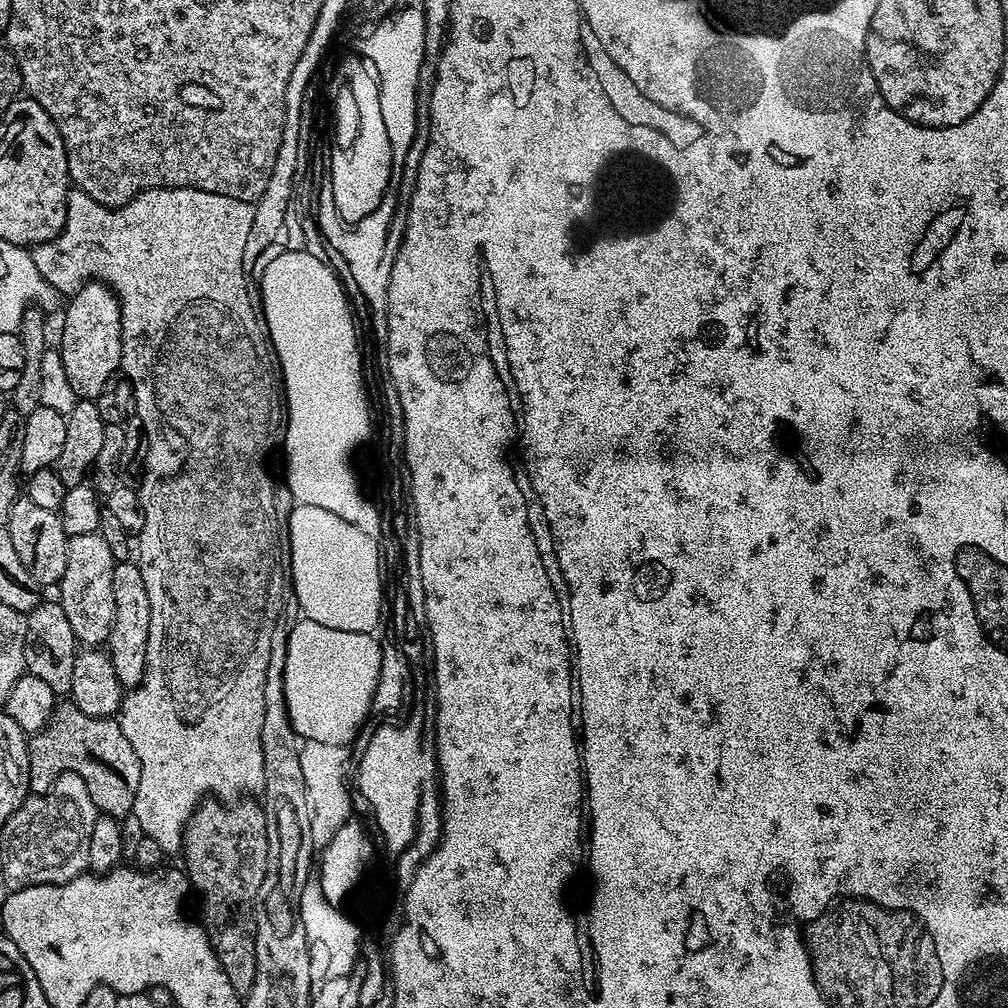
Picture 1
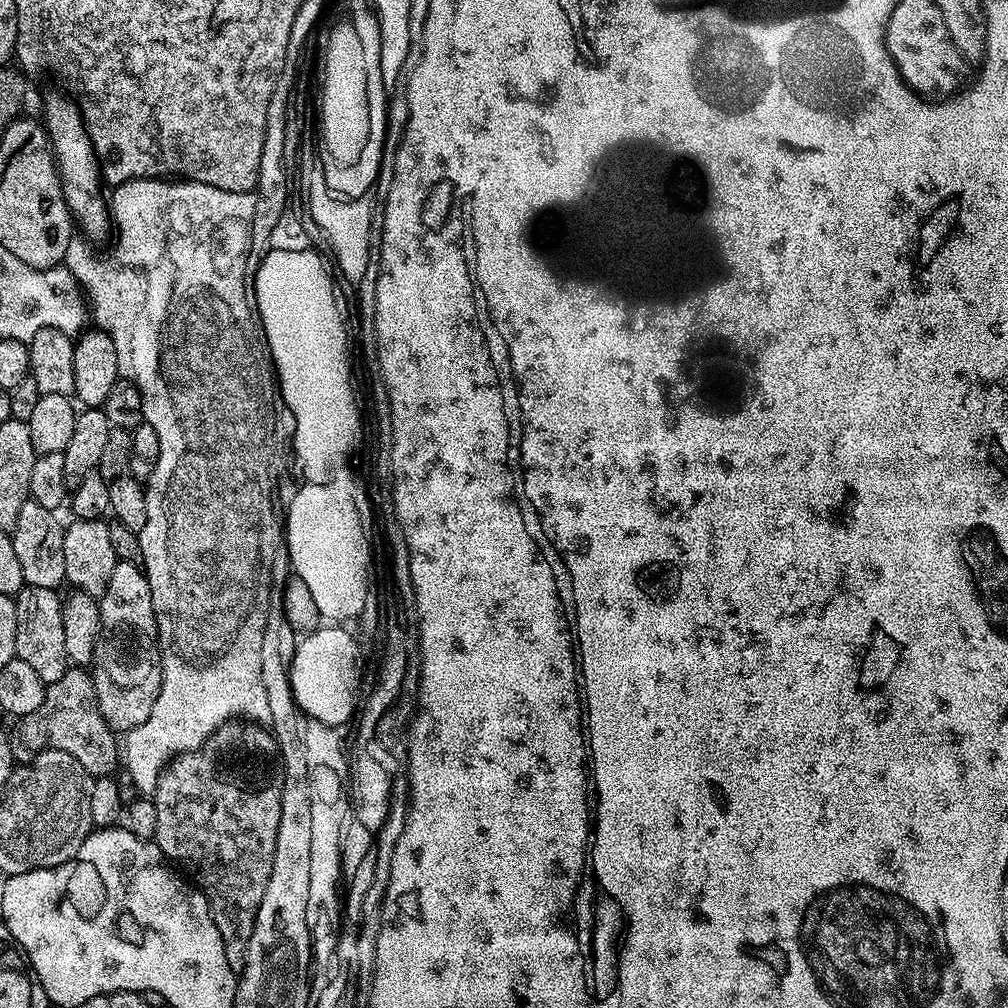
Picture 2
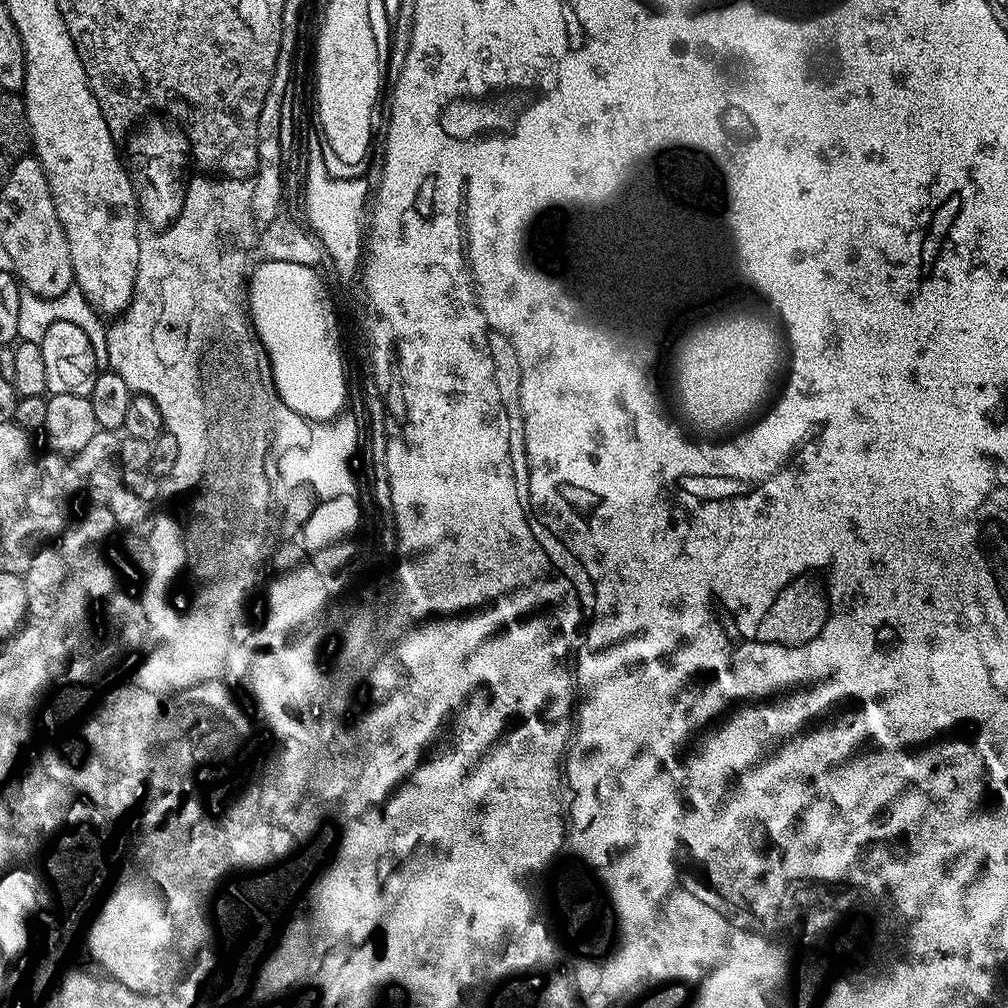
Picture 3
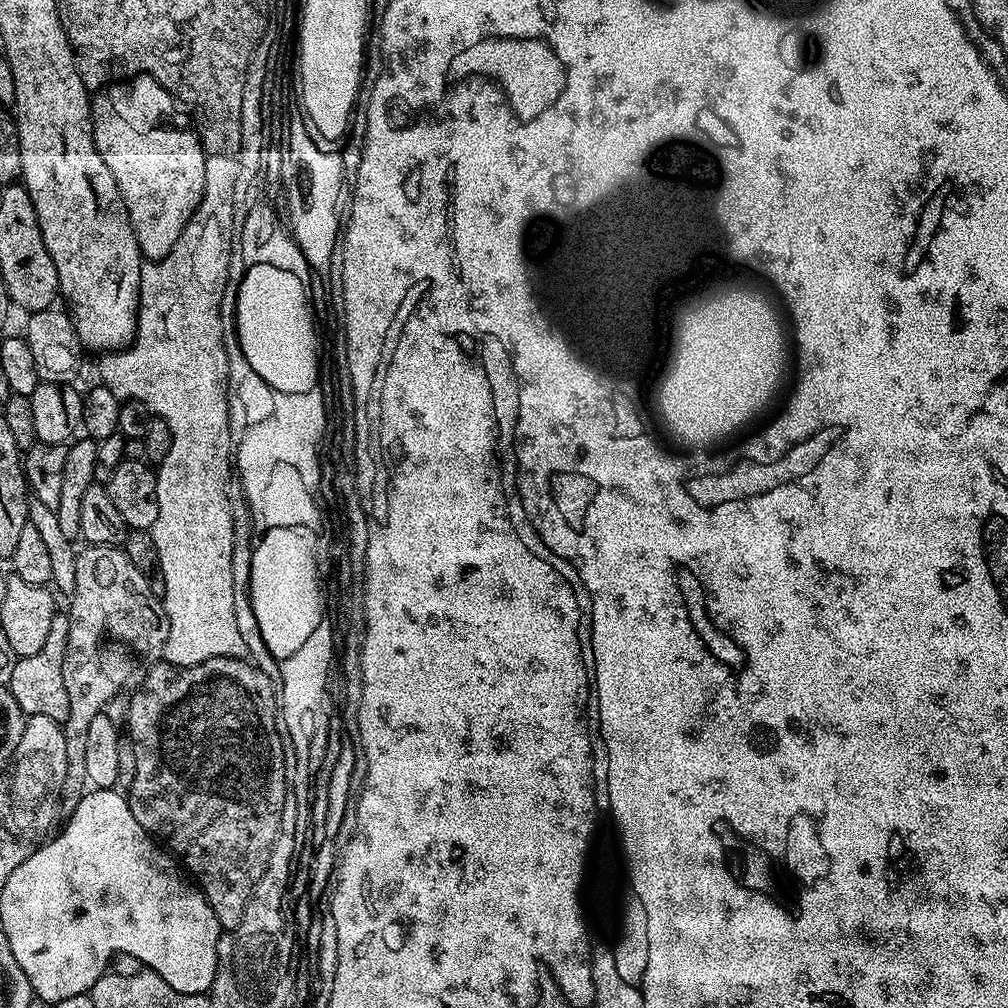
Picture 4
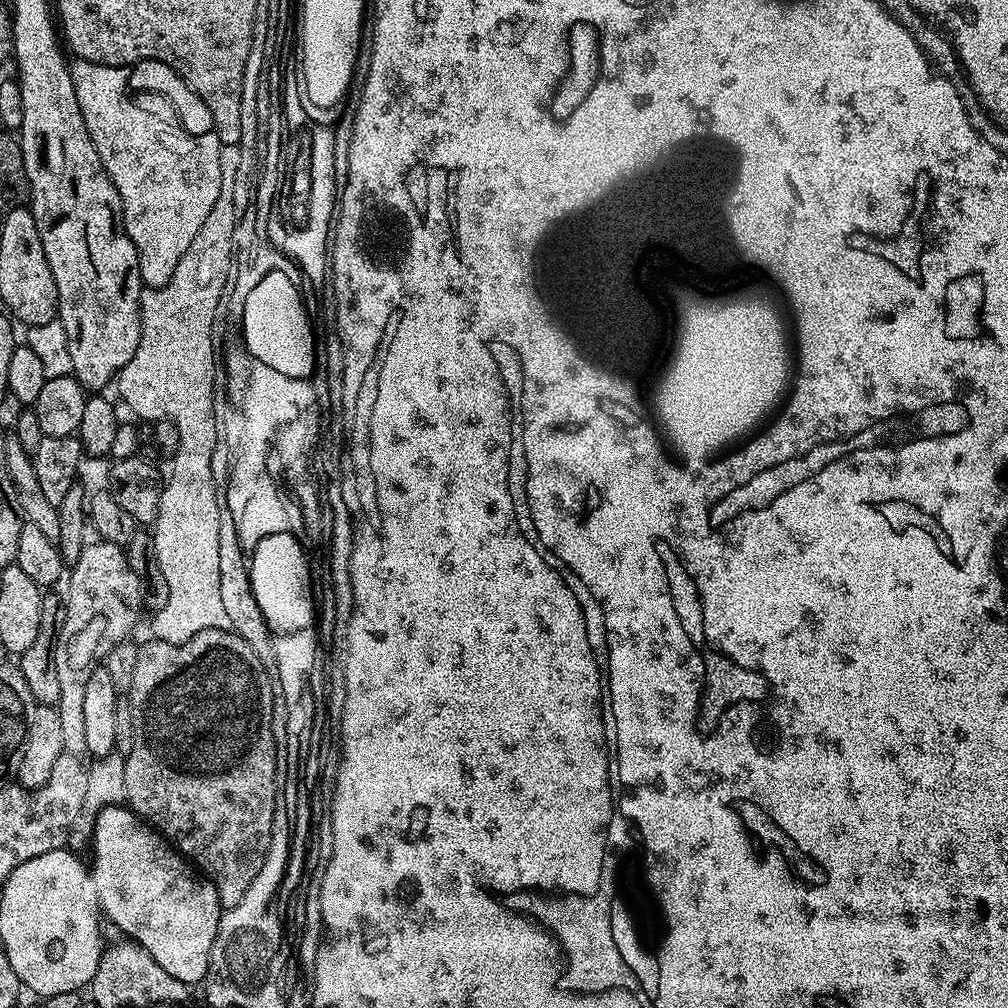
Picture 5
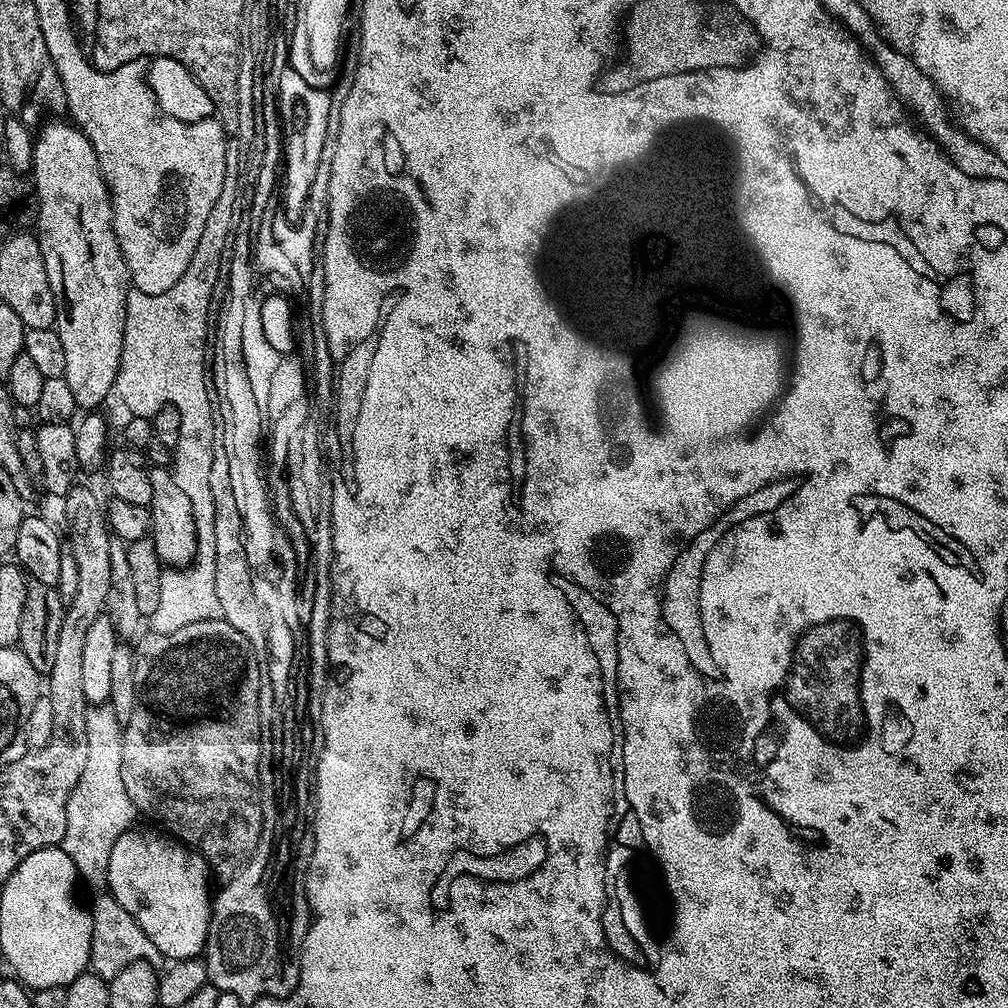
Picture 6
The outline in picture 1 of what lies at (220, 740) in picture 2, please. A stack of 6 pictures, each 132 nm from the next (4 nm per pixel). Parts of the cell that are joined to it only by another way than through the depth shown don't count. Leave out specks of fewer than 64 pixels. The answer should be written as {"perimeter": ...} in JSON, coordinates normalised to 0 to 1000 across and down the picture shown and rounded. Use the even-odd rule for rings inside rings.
{"perimeter":[[[206,792],[194,799],[183,820],[182,860],[189,880],[198,888],[200,920],[220,958],[228,978],[244,986],[252,978],[254,915],[251,901],[256,881],[266,864],[268,830],[264,825],[262,803],[257,797],[237,799],[238,806],[225,806],[217,793]]]}

